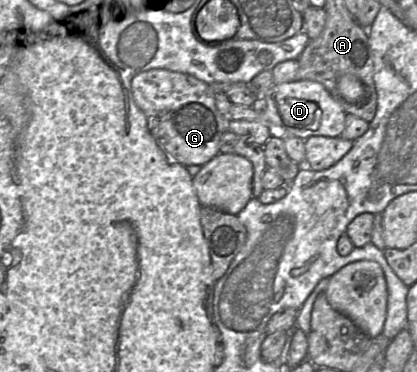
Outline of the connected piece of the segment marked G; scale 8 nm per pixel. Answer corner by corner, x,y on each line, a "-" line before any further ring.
150,69
132,78
131,93
147,118
150,133
172,161
184,166
202,166
220,153
220,139
228,131
230,117
218,111
216,93
209,84
192,75

